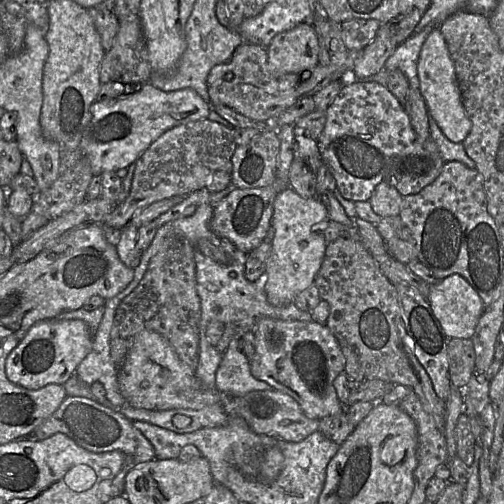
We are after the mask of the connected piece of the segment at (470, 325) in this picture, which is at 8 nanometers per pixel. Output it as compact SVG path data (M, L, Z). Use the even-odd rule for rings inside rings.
M453 274L431 285L427 300L449 339L472 339L485 308L462 276Z

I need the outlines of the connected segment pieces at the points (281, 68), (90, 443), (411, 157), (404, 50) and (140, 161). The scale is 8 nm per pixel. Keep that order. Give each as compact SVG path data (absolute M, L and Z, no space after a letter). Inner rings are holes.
M311 21L274 36L267 49L268 70L273 76L301 75L307 79L318 65L319 39Z
M67 396L58 409L35 431L36 440L45 440L56 433L62 433L72 439L78 446L93 453L118 450L123 453L124 461L120 471L113 478L110 497L124 495L125 478L136 465L155 458L155 450L141 431L133 426L131 420L116 409L102 405L94 399Z
M347 81L344 83L341 91L330 104L326 110L326 123L325 127L318 138L318 146L323 162L325 162L336 180L337 189L342 196L350 201L369 201L376 186L382 182L388 183L393 186L404 197L419 193L426 186L431 184L441 173L445 161L441 157L436 143L430 138L429 140L422 142L419 140L414 128L411 125L410 118L405 111L403 105L398 99L391 93L391 91L374 81Z
M429 26L420 32L414 32L408 39L399 44L394 53L388 58L384 68L389 72L393 70L402 71L408 79L411 88L420 90L418 77L418 59L424 41L430 32L436 27Z
M209 118L175 126L157 138L135 161L135 171L129 196L118 202L114 210L105 217L104 225L123 229L131 218L144 207L176 195L187 195L190 192L206 188L216 171L232 172L232 157L237 144L233 137L234 127L227 127Z

